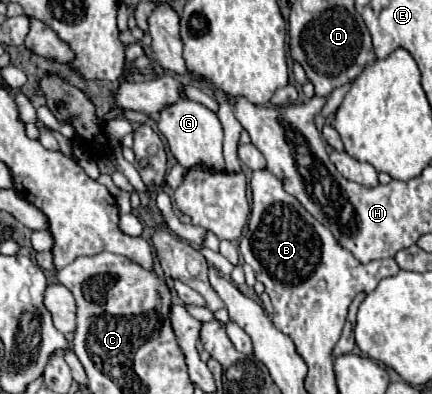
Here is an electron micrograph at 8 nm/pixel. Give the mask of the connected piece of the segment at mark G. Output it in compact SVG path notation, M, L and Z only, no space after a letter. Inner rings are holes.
M180 99L178 103L170 105L166 111L160 113L160 121L158 121L158 129L162 131L162 135L166 137L172 155L178 159L178 163L184 169L192 169L192 167L202 167L208 171L226 171L224 167L224 157L222 157L222 125L216 113L212 113L210 109L206 109L204 105L192 101L192 99Z

